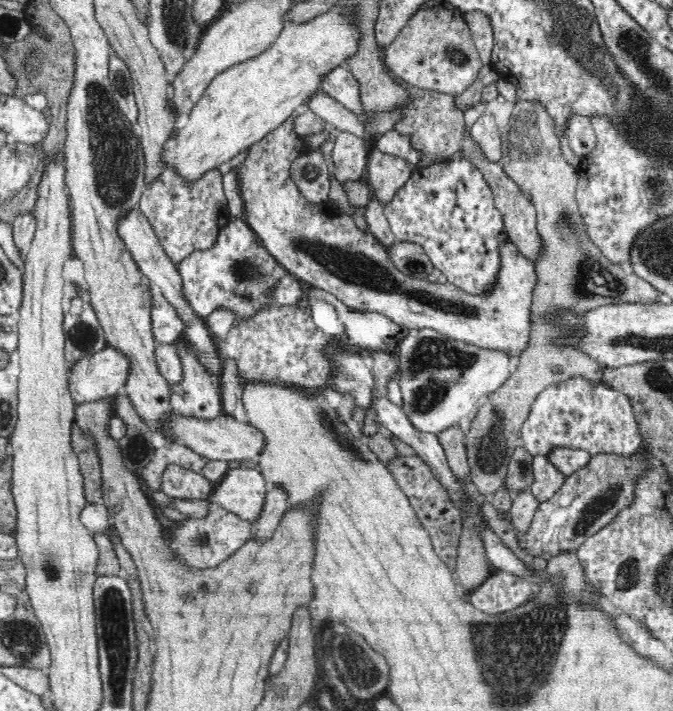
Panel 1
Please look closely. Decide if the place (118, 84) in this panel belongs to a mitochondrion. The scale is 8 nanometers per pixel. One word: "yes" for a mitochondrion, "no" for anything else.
yes

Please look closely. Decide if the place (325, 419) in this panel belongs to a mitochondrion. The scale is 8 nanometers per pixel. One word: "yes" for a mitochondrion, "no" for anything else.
yes

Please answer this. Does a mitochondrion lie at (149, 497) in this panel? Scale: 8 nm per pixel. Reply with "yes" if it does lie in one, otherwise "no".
no

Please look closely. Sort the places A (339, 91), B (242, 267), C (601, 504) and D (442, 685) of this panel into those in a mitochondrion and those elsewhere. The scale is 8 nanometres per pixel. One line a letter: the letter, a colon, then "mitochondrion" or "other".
A: other
B: mitochondrion
C: mitochondrion
D: other

